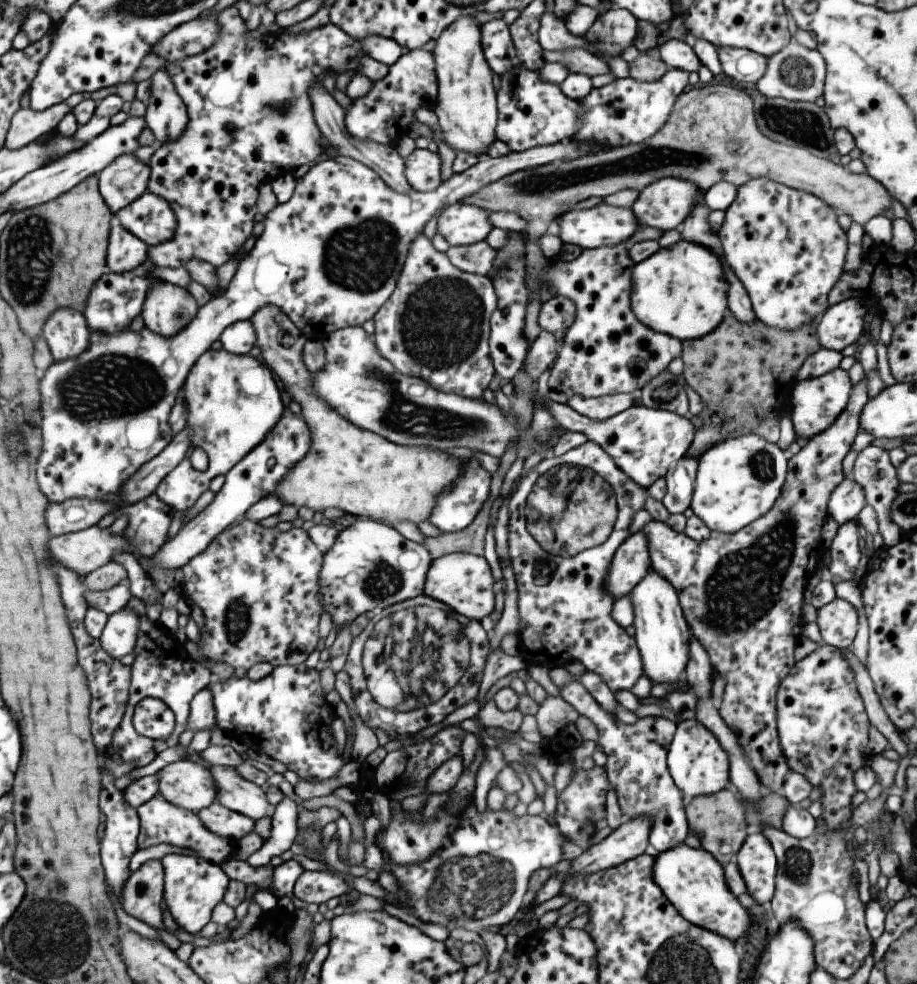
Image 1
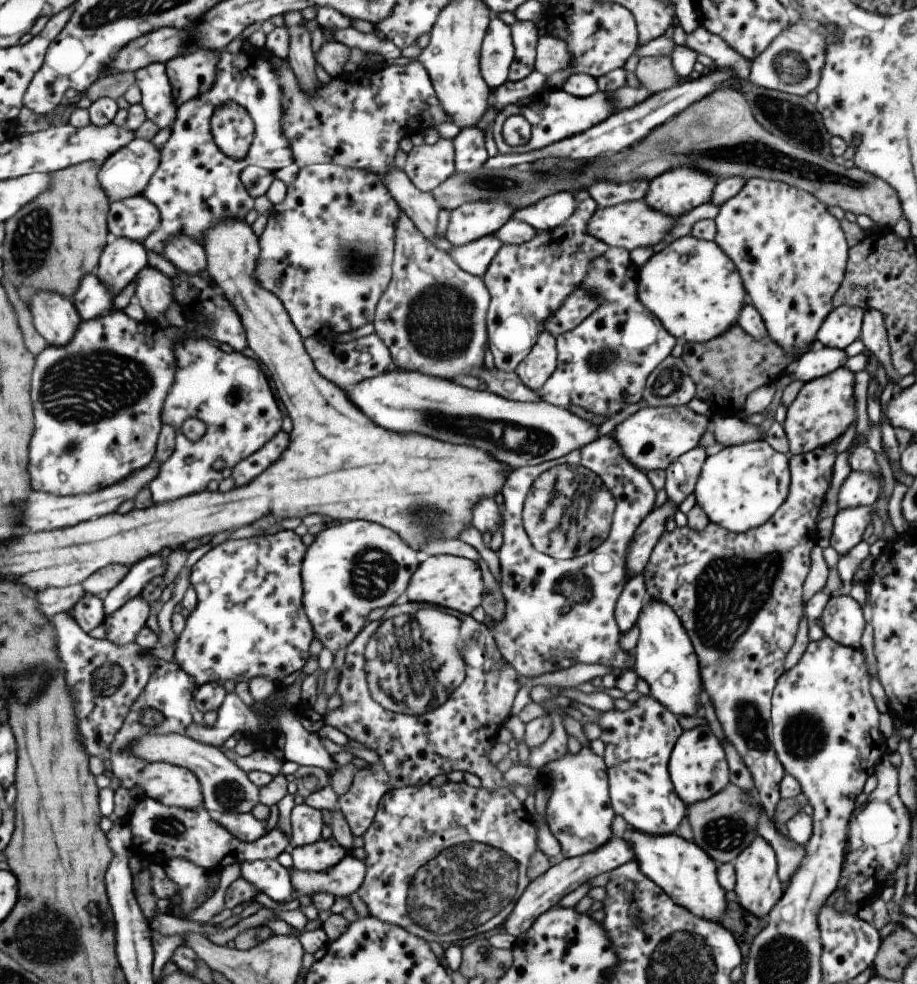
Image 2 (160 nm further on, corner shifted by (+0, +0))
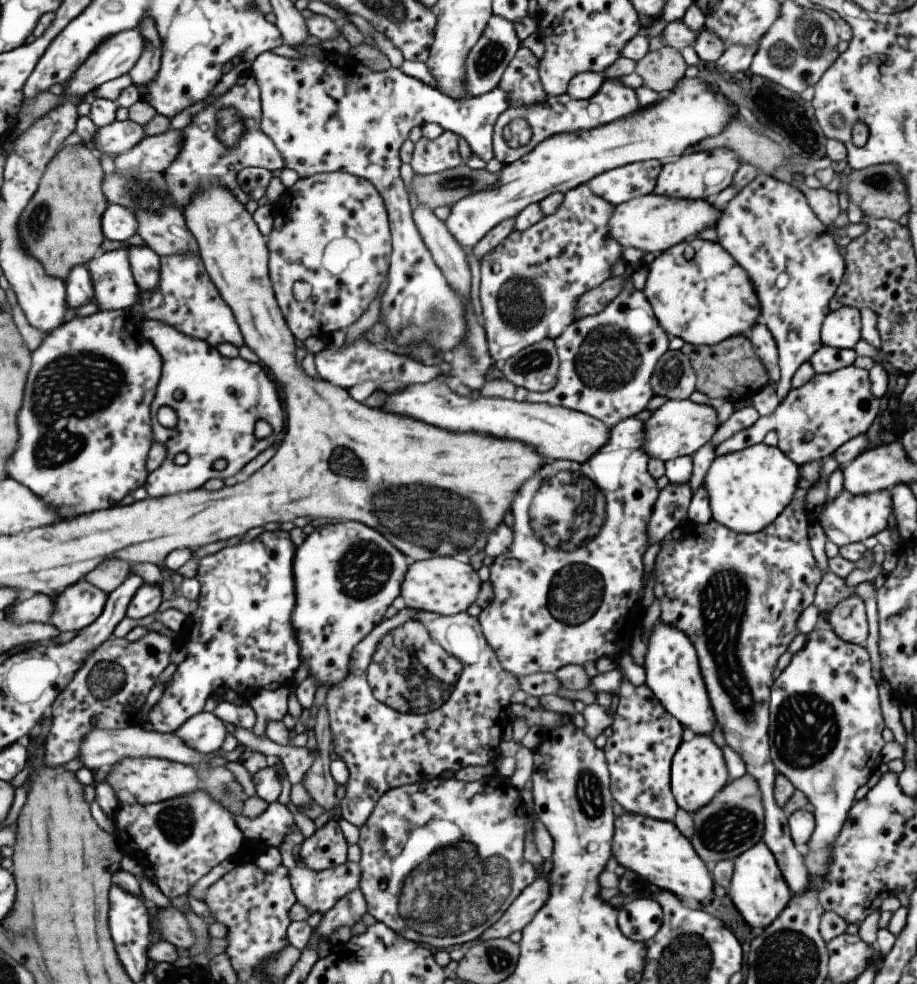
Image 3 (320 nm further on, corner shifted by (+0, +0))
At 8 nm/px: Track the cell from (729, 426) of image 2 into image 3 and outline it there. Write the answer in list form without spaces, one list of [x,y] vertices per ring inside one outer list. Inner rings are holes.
[[[854,365],[830,373],[814,373],[799,388],[790,388],[767,415],[759,416],[749,428],[735,433],[714,448],[714,456],[722,457],[749,445],[761,443],[769,430],[777,435],[776,447],[797,466],[809,461],[820,461],[837,450],[844,442],[865,435],[875,416],[881,411],[884,400],[878,400],[870,391],[868,371]]]

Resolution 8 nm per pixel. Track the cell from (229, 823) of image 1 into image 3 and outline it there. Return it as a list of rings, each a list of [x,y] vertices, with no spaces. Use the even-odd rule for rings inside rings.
[[[278,801],[269,803],[257,818],[248,819],[241,814],[233,815],[233,818],[245,840],[257,848],[267,846],[278,850],[283,838],[295,825],[291,812]]]

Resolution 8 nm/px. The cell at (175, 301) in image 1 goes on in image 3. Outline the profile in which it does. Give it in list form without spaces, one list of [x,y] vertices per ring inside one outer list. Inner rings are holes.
[[[128,245],[132,276],[141,291],[152,291],[157,286],[159,257],[147,245]]]

